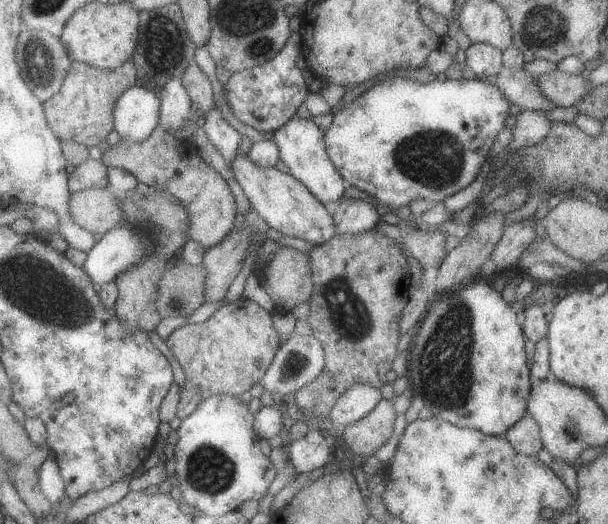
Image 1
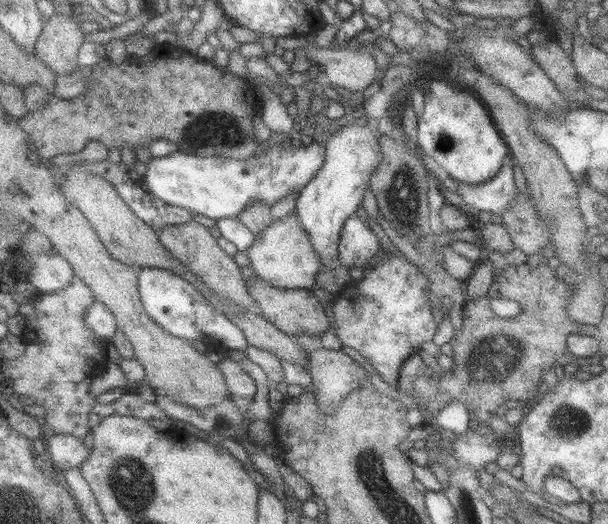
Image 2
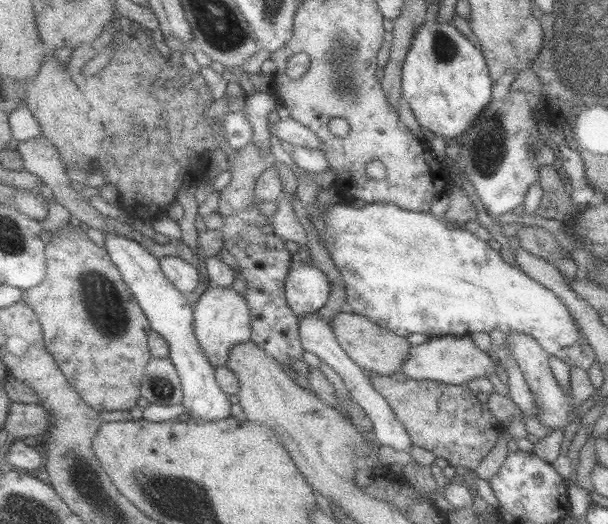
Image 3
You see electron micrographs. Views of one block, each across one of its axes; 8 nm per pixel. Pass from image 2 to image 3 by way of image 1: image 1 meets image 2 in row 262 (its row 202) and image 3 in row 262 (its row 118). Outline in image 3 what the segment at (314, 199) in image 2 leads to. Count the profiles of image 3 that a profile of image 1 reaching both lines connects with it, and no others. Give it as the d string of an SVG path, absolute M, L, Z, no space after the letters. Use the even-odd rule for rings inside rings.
M297 256L286 279L286 297L295 314L301 318L327 304L331 285L329 278L315 264L301 262Z

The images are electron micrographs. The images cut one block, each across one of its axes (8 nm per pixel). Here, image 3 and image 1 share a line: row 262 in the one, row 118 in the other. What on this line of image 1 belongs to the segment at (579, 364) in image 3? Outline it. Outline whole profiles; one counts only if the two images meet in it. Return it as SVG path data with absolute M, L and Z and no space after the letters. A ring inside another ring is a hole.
M397 74L373 86L334 114L332 125L325 132L327 154L348 183L405 214L407 204L413 200L443 201L477 180L494 150L499 132L511 116L511 106L511 100L492 79L435 79L422 84L408 74Z

